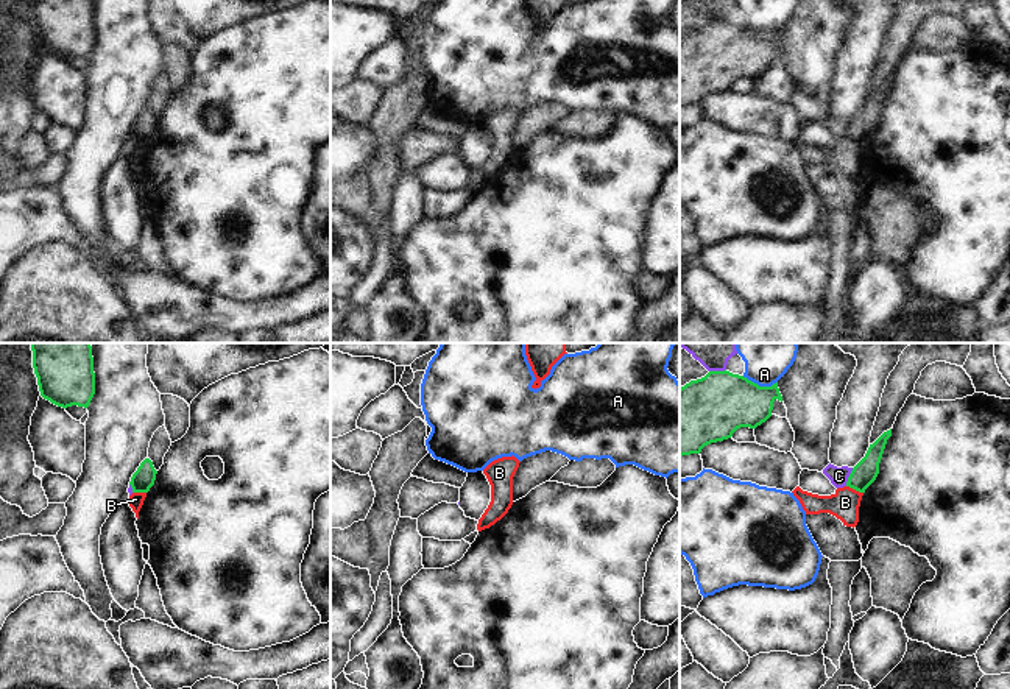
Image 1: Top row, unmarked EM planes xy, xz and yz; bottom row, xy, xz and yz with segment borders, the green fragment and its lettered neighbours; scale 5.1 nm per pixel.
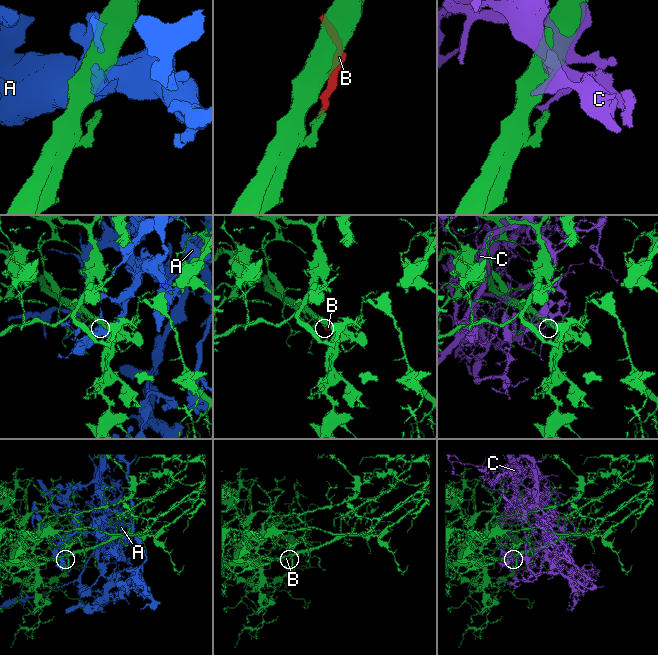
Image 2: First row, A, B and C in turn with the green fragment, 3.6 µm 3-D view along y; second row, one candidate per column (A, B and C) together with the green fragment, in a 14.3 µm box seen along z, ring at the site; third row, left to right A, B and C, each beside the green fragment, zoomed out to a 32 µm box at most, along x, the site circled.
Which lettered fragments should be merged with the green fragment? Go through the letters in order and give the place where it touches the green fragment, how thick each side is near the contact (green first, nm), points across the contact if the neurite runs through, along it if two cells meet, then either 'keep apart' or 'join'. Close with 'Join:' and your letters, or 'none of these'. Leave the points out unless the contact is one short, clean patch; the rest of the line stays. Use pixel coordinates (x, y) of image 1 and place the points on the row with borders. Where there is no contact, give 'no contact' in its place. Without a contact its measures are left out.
A: contact yz (758, 385); calibres 320 and 300 nm; keep apart
B: contact yz (854, 488); calibres 120 and 150 nm; border yz (847, 485), (862, 493); keep apart
C: contact yz (848, 477); calibres 120 and 100 nm; keep apart
Join: none of these

